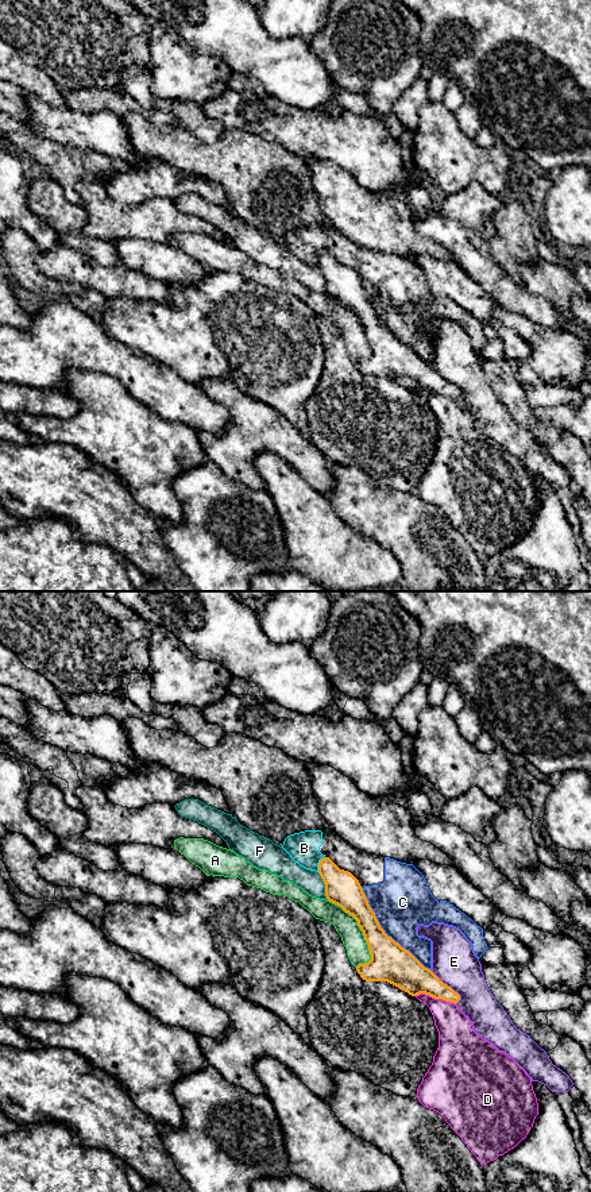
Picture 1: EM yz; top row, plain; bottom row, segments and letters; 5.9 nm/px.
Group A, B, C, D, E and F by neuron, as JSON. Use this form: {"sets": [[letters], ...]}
{"sets": [["A"], ["B", "C"], ["D"], ["E"], ["F"]]}

